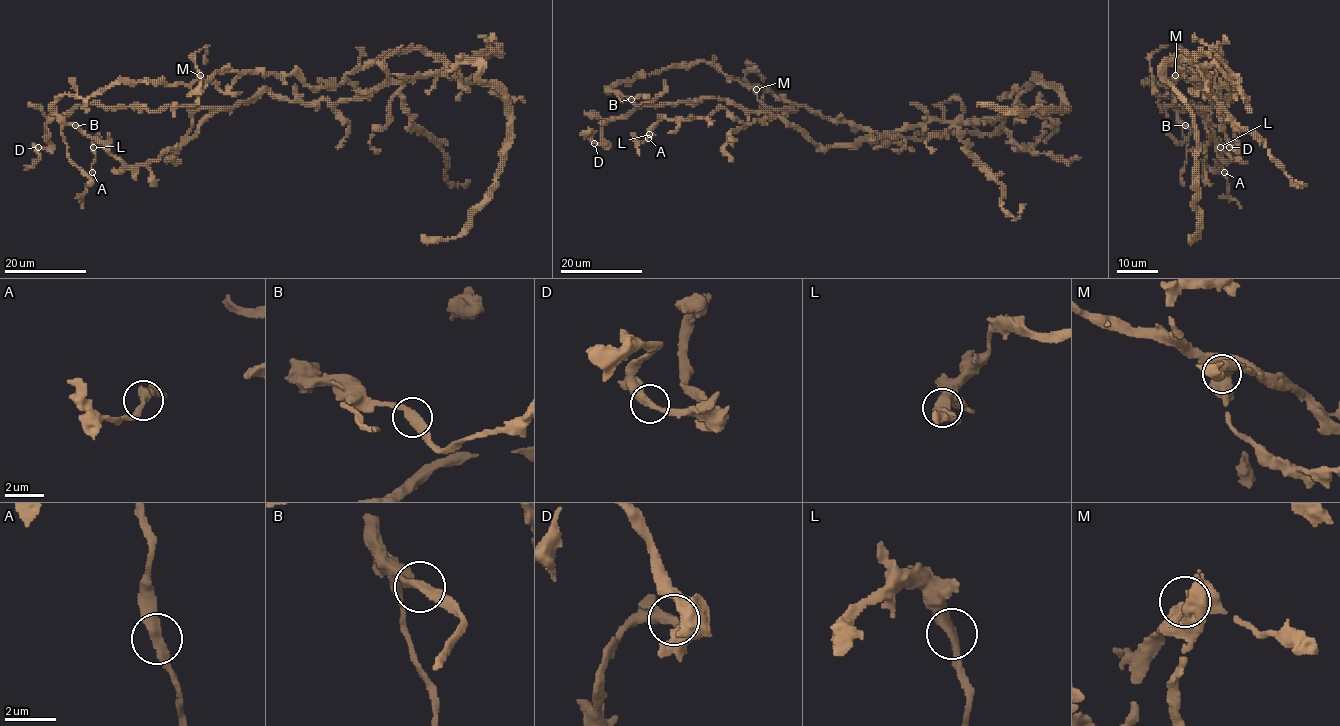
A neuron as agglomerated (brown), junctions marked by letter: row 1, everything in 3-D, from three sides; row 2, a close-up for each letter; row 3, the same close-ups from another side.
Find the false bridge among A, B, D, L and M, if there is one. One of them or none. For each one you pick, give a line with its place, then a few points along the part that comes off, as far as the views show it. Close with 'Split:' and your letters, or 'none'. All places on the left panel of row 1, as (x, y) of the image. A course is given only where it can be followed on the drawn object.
Split: none

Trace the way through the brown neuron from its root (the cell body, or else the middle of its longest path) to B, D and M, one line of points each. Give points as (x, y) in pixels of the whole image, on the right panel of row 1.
B: (1215, 60), (1218, 49), (1228, 74), (1220, 88), (1199, 70), (1148, 81), (1172, 98), (1185, 125)
D: (1215, 60), (1205, 68), (1206, 90), (1219, 103), (1231, 101), (1234, 93), (1183, 111), (1194, 105), (1229, 147)
M: (1215, 60), (1218, 49), (1228, 74), (1223, 87), (1216, 88), (1199, 70), (1175, 75)

